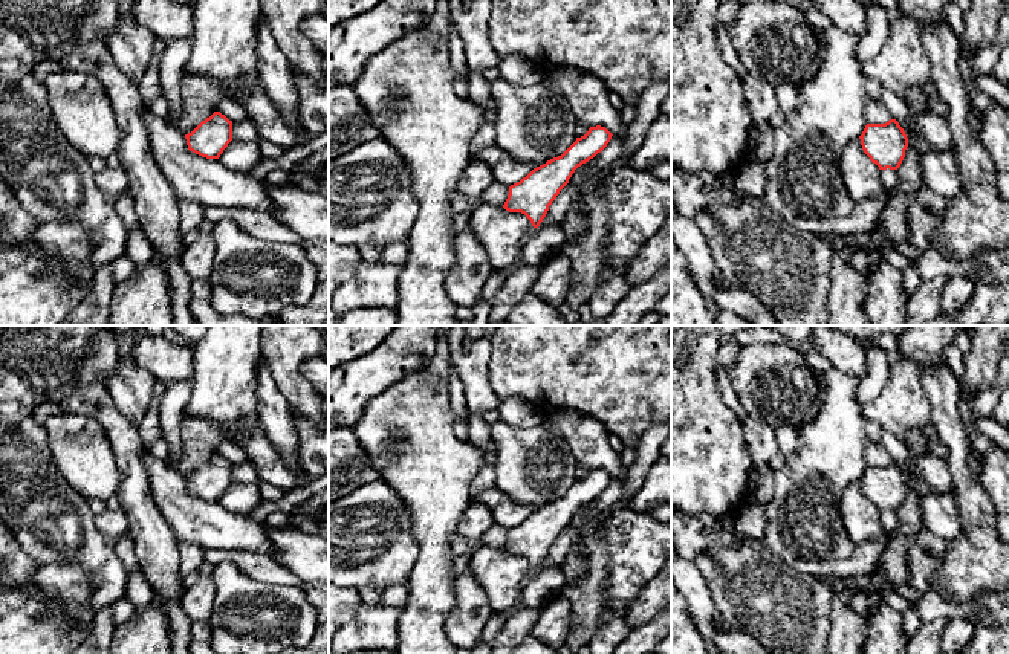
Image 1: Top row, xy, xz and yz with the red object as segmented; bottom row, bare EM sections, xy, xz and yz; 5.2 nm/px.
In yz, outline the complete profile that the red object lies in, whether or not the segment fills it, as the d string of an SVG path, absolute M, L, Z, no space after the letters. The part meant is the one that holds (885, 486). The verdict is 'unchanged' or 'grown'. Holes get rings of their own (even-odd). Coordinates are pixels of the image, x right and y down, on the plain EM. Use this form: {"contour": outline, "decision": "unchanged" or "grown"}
{"contour": "M896 461L867 466L859 478L864 495L879 512L897 512L905 500L908 480Z", "decision": "unchanged"}

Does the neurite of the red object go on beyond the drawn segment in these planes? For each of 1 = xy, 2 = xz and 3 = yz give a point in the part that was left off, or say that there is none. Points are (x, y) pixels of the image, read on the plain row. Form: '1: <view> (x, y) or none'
1: none
2: none
3: none

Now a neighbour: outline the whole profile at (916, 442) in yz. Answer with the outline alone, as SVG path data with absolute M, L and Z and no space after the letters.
M917 428L907 431L904 443L913 457L930 455L928 437Z

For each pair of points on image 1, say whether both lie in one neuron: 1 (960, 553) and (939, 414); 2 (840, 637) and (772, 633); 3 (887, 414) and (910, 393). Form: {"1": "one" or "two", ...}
{"1": "one", "2": "two", "3": "one"}

